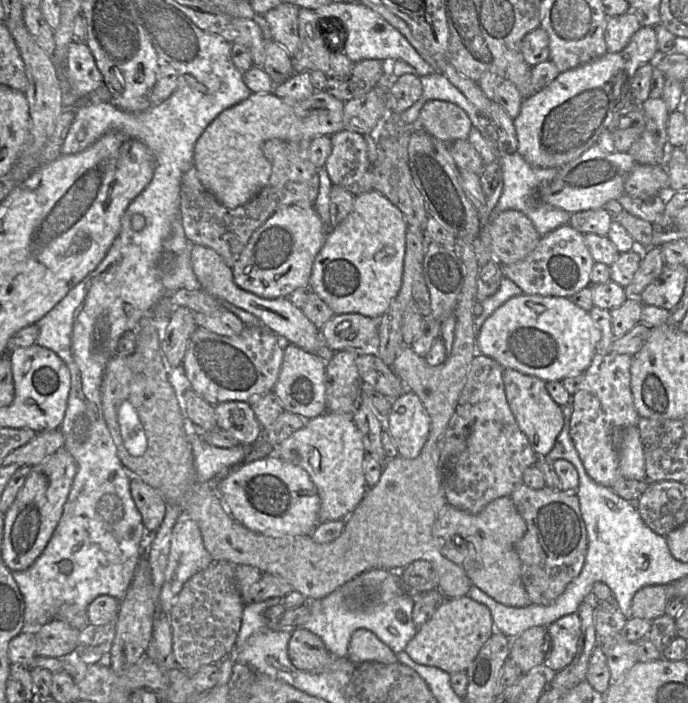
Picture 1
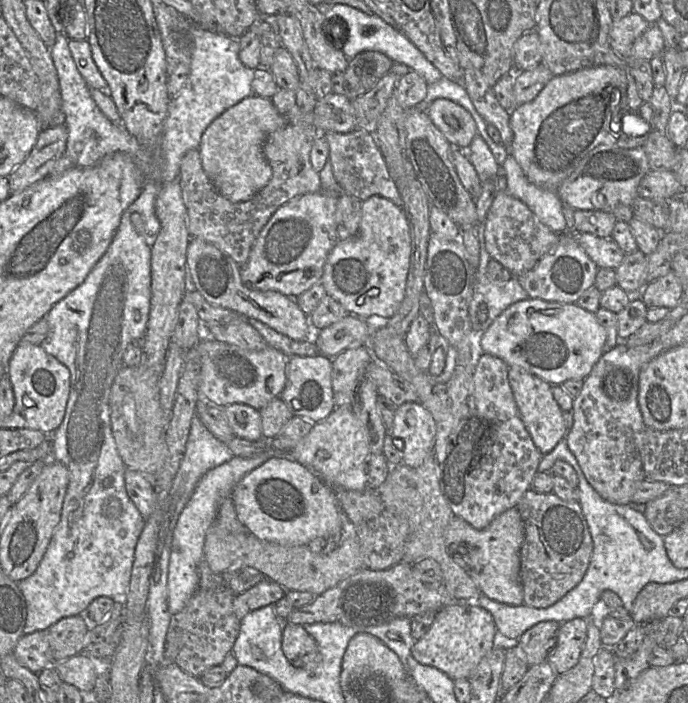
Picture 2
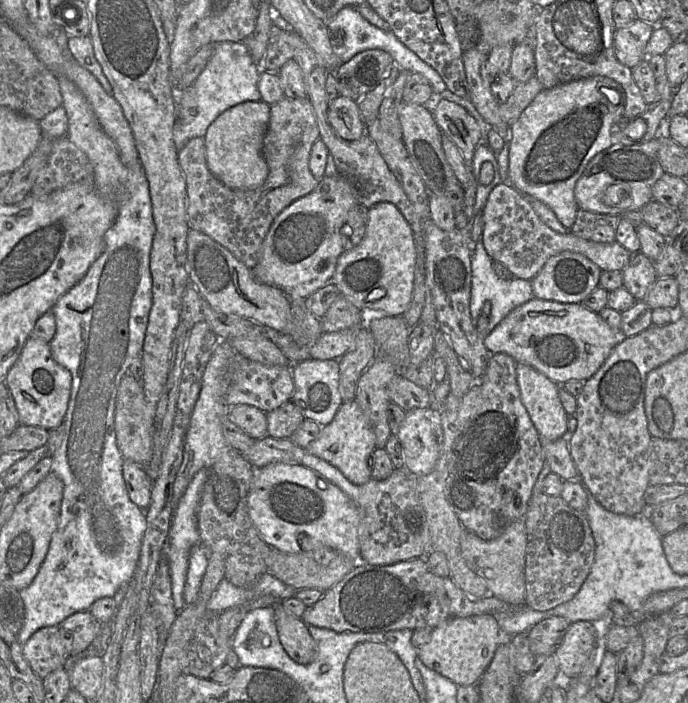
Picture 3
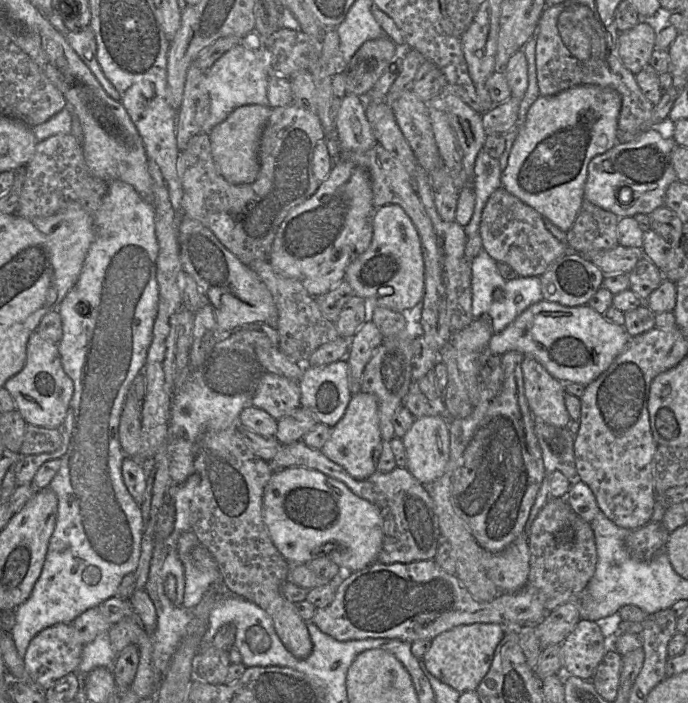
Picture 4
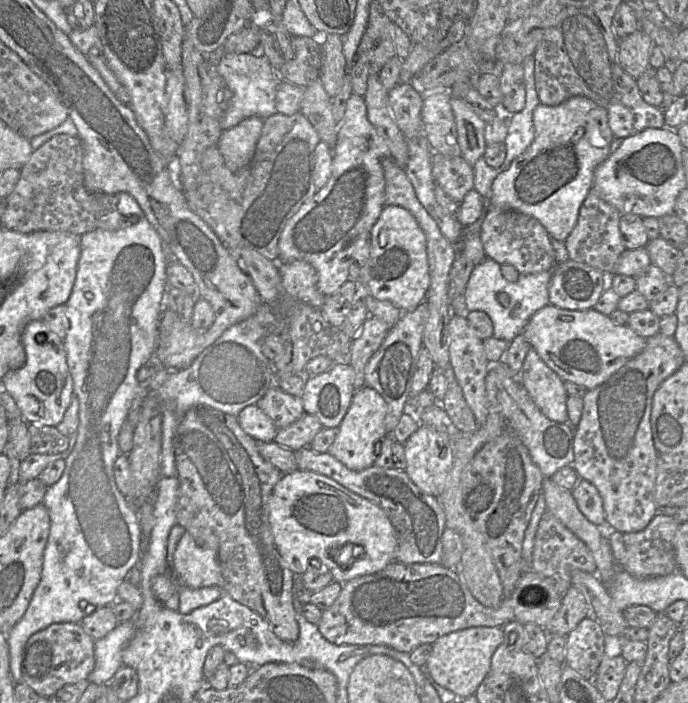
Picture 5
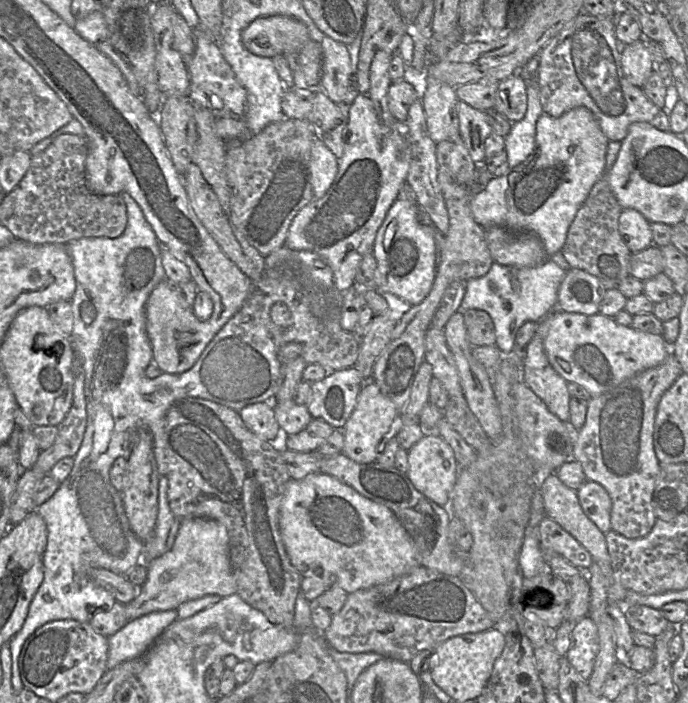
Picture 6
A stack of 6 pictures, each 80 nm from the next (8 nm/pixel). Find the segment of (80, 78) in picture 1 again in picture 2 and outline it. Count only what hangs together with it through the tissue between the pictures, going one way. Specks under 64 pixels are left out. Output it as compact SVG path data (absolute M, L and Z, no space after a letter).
M68 40L68 48L74 63L89 88L108 90L108 84L95 64L90 44L85 40Z

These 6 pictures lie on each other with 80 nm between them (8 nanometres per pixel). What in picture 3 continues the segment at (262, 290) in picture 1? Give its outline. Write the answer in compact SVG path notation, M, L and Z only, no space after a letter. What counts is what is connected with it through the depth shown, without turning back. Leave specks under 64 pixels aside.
M341 174L324 176L314 191L292 202L275 218L262 243L258 263L251 269L254 277L262 283L280 288L288 296L304 299L331 282L338 258L348 250L345 249L347 237L341 233L341 228L346 223L348 212L357 202L357 190L349 178Z

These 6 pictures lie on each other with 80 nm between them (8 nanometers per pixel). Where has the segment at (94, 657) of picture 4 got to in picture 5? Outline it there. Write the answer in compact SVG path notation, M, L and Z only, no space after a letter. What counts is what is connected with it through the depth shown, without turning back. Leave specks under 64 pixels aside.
M136 620L121 622L105 637L94 642L95 666L87 682L109 684L123 665L122 652L136 632Z

